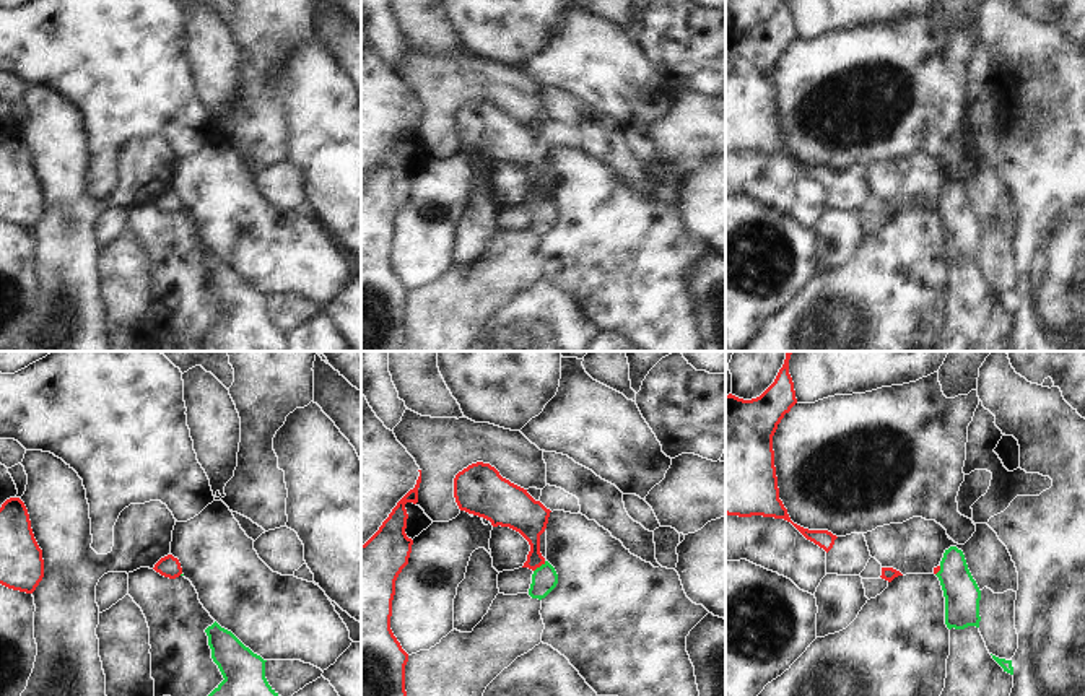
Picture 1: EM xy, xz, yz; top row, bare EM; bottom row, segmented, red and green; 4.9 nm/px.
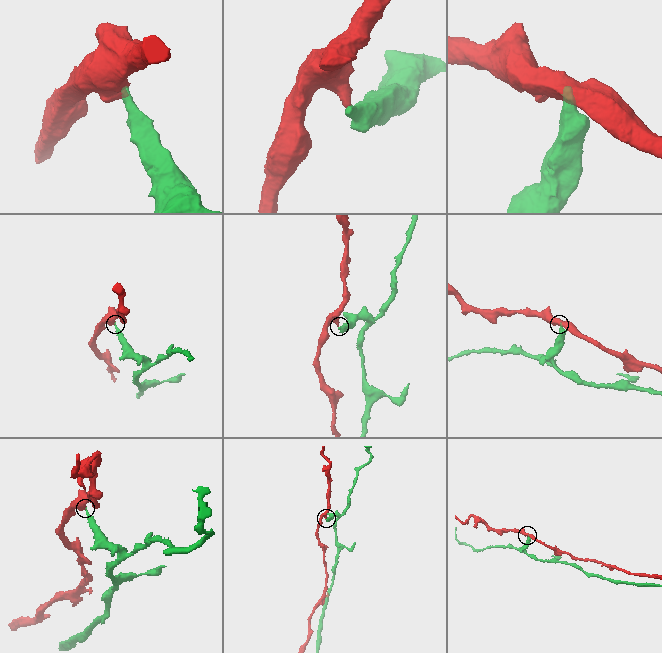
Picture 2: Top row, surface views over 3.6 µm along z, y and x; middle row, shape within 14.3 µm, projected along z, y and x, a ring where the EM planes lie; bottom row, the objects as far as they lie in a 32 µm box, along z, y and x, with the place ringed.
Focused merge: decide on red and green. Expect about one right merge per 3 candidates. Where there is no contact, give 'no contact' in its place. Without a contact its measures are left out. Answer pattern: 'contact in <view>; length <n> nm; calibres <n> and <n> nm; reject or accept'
contact in xz; length 80 nm; calibres 180 and 130 nm; reject

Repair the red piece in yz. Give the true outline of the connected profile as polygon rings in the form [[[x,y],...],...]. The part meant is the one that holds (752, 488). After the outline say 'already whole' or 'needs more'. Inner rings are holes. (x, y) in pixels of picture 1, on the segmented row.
[[[786,353],[774,382],[760,397],[726,395],[726,514],[784,519],[828,553],[838,537],[794,524],[779,499],[773,436],[797,403],[789,374],[791,355]]] | already whole

